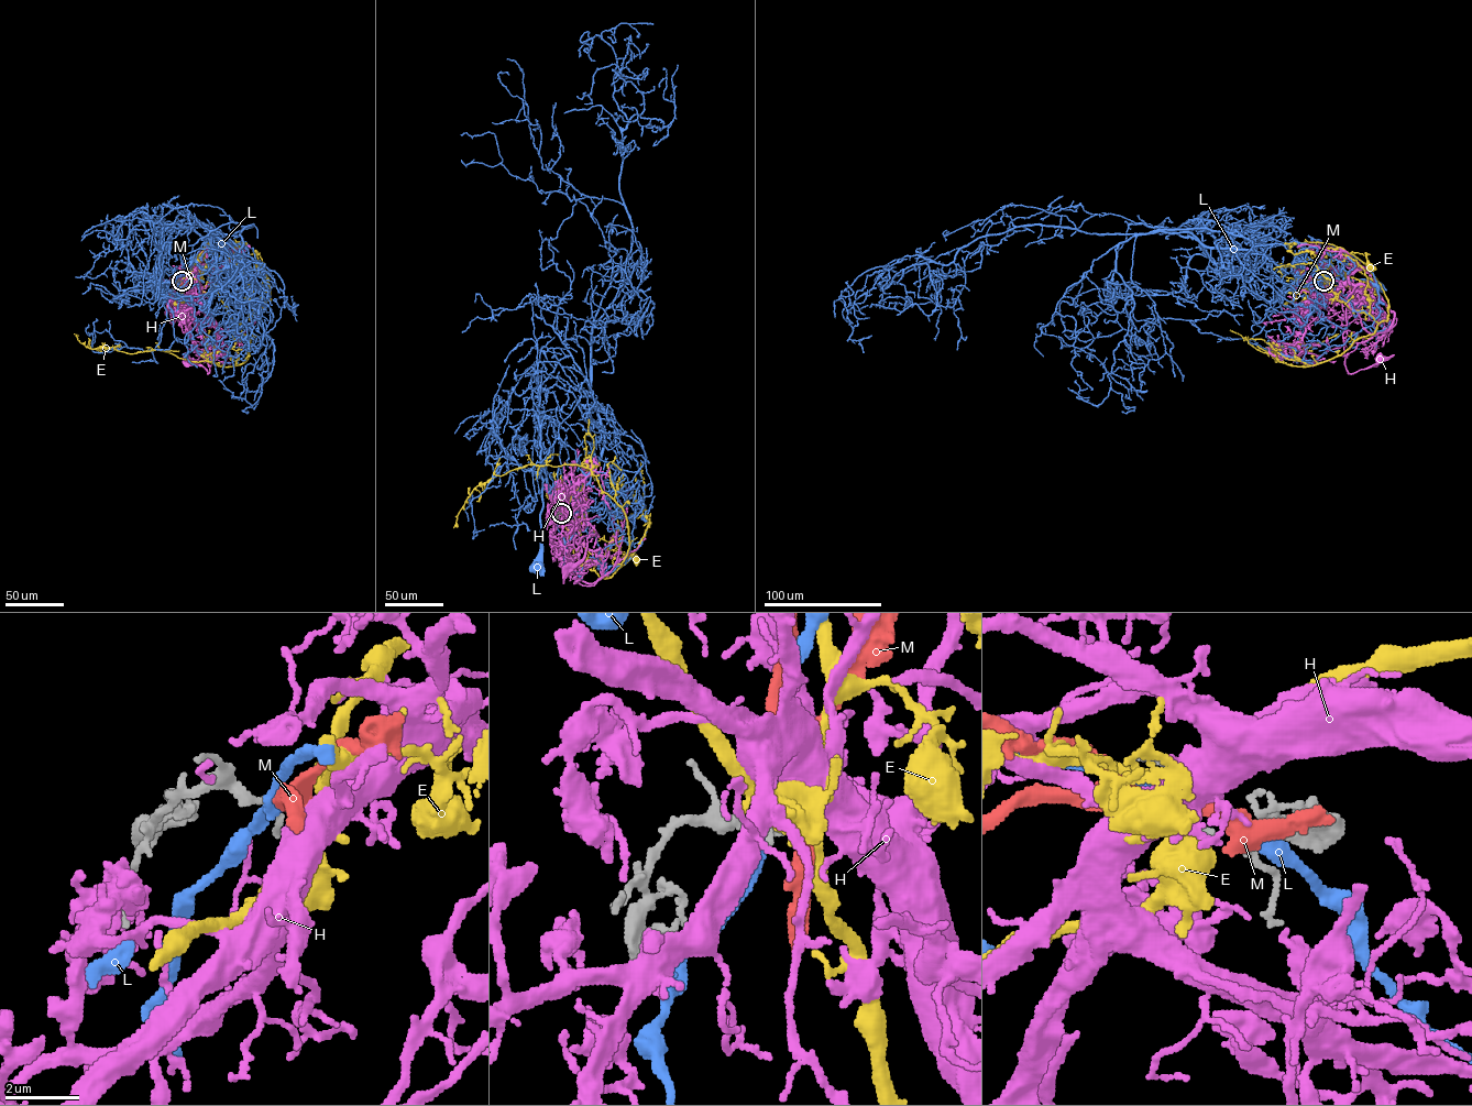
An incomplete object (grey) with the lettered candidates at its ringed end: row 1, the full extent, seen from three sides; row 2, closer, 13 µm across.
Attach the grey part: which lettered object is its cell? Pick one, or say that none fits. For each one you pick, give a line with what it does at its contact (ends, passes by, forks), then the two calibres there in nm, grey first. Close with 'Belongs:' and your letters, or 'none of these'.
H: it ends there; 150 nm thick on the grey side, 400 nm on the other
Belongs: H

